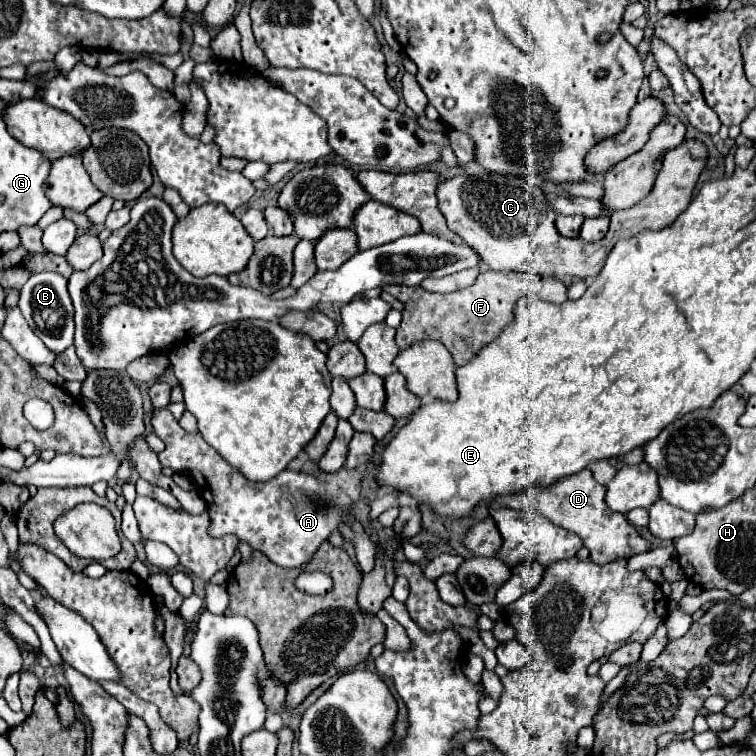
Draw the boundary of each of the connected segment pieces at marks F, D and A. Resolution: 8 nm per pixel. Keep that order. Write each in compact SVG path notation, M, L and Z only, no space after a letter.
M482 271L474 285L442 295L430 293L422 287L406 287L406 285L386 285L384 291L400 299L406 309L402 311L402 323L396 329L396 343L400 349L406 349L410 343L424 339L438 339L452 353L456 365L468 363L482 345L494 341L500 331L512 321L516 299L528 295L530 291L542 291L542 299L552 303L566 301L566 285L556 277L533 275L528 273L502 271Z
M584 469L574 477L560 479L552 487L532 487L519 494L498 496L498 501L516 511L538 511L558 527L580 535L580 539L590 551L590 559L598 565L606 565L616 559L650 551L652 543L640 537L636 527L628 523L628 519L622 513L614 513L608 509L608 505L604 503L604 493L606 487L594 479L594 473L590 469Z
M154 409L152 427L154 433L166 441L160 463L174 471L190 471L194 475L196 489L200 489L200 495L206 499L210 509L212 537L234 533L240 541L248 541L252 549L262 551L276 565L300 567L314 555L318 545L326 541L330 533L338 531L342 511L350 515L342 501L324 489L322 481L302 471L296 473L284 469L266 483L246 479L238 469L222 461L222 455L210 449L210 445L202 441L200 433L186 433L168 409Z

